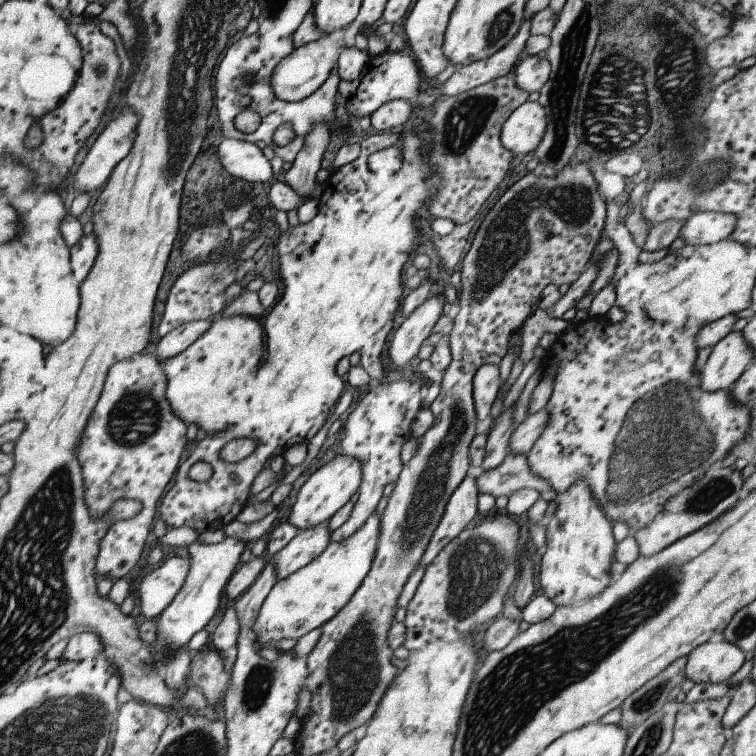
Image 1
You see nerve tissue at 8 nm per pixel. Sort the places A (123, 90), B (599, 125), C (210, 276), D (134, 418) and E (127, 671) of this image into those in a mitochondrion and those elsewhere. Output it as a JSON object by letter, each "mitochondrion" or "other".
{"A":"other","B":"mitochondrion","C":"mitochondrion","D":"mitochondrion","E":"other"}

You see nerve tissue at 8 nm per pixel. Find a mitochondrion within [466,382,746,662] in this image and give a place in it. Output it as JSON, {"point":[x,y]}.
{"point":[705,498]}

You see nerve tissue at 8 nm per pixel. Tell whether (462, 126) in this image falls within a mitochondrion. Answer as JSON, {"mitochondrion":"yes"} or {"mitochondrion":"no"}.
{"mitochondrion":"yes"}

